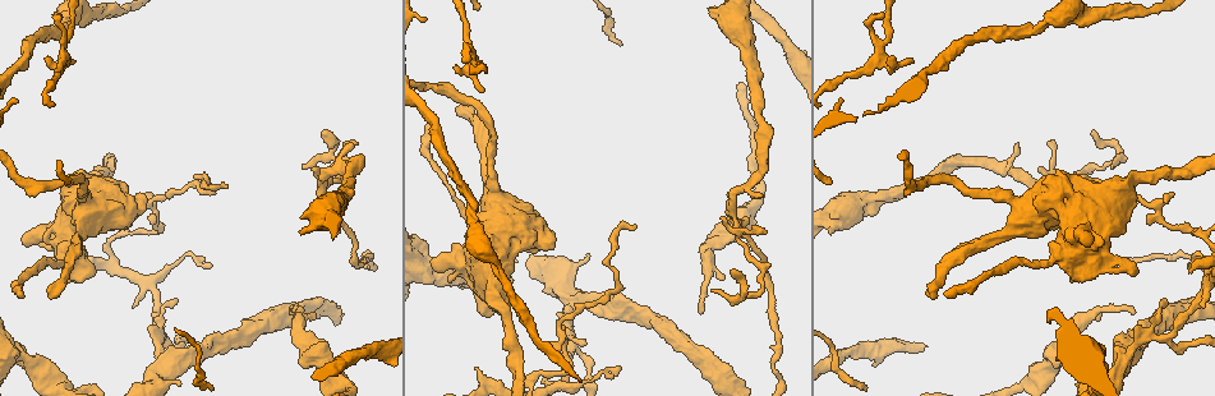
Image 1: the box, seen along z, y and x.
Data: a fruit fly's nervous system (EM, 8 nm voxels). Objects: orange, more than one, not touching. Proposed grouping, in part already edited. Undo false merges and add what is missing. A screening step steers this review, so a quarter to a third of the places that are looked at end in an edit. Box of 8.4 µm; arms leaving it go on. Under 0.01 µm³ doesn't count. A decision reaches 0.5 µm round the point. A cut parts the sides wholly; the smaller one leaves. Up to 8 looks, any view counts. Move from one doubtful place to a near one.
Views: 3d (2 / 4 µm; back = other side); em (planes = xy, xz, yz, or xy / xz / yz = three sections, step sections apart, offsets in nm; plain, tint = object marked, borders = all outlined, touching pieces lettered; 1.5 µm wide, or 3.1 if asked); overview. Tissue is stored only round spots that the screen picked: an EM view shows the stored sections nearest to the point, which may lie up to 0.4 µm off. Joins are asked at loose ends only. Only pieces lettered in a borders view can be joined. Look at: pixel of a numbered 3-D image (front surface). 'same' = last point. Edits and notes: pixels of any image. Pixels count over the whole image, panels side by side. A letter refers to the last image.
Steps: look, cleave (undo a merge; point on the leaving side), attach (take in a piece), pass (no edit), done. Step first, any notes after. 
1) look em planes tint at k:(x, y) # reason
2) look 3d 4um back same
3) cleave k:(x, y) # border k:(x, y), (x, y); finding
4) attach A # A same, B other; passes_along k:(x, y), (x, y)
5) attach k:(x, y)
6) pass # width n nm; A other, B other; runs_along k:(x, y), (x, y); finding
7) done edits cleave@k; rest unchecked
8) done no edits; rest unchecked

look em planes borders at 1:(552, 248) # branch stops here

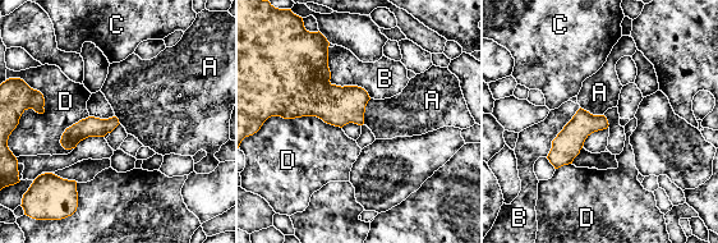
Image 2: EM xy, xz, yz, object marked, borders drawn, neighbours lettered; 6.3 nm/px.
pass # longest_contact D 460 nm; A other, B other, C other, D other; none of them fits

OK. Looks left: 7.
look em planes borders at 1:(472, 229) # calibre changes

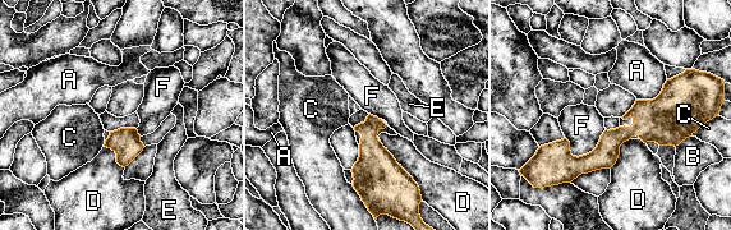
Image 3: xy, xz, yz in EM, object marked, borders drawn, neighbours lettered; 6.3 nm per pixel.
pass # longest_contact D 460 nm; A other, B other, C other, D other, E other, F other; runs_along 3:(717, 104), (685, 104), (579, 161); one cell here

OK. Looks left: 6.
look em planes borders at 1:(571, 298) # calibre changes

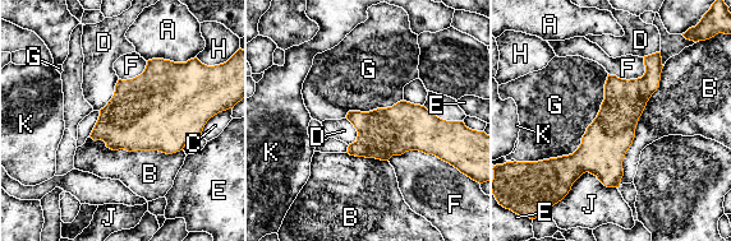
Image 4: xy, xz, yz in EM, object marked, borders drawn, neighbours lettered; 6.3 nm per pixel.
pass # A other, B other, C other, D other, E other, F other, G other, H other, J other, K other; border 4:(608, 74), (582, 143), (534, 162); one cell here

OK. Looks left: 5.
done no edits; rest unchecked

